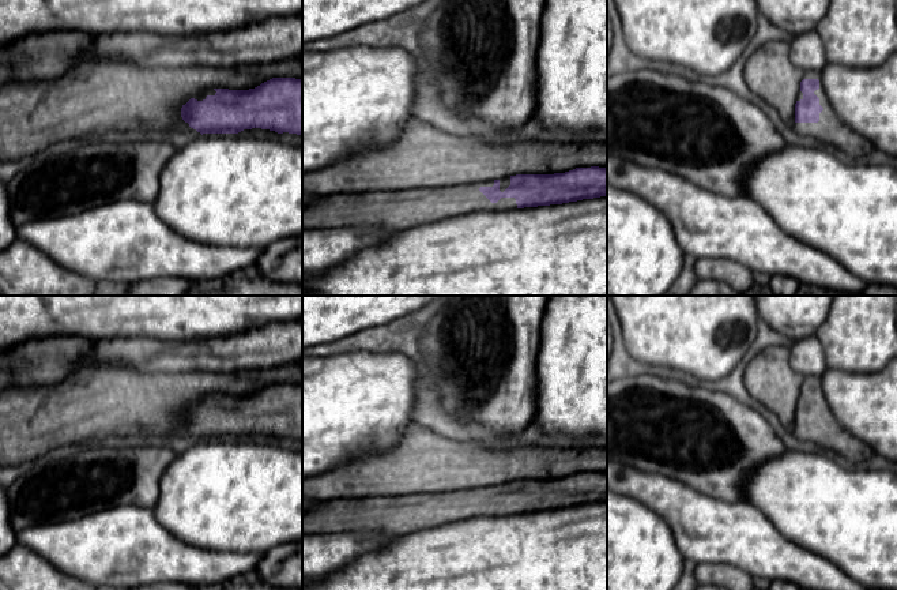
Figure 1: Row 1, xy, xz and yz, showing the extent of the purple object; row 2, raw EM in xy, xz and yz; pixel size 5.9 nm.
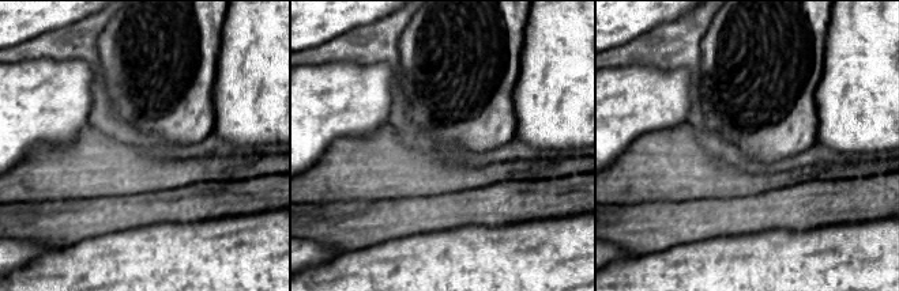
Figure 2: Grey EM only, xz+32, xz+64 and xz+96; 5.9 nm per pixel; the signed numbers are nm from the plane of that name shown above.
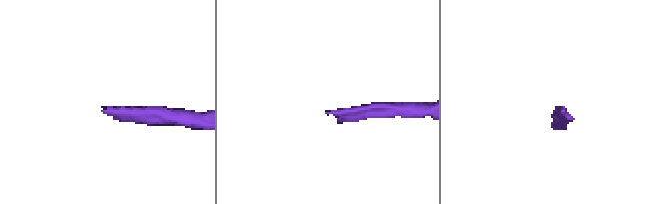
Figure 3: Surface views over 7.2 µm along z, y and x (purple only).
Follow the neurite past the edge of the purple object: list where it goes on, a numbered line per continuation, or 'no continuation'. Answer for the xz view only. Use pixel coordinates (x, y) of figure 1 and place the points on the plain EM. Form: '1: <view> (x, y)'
1: xz (399, 515)

